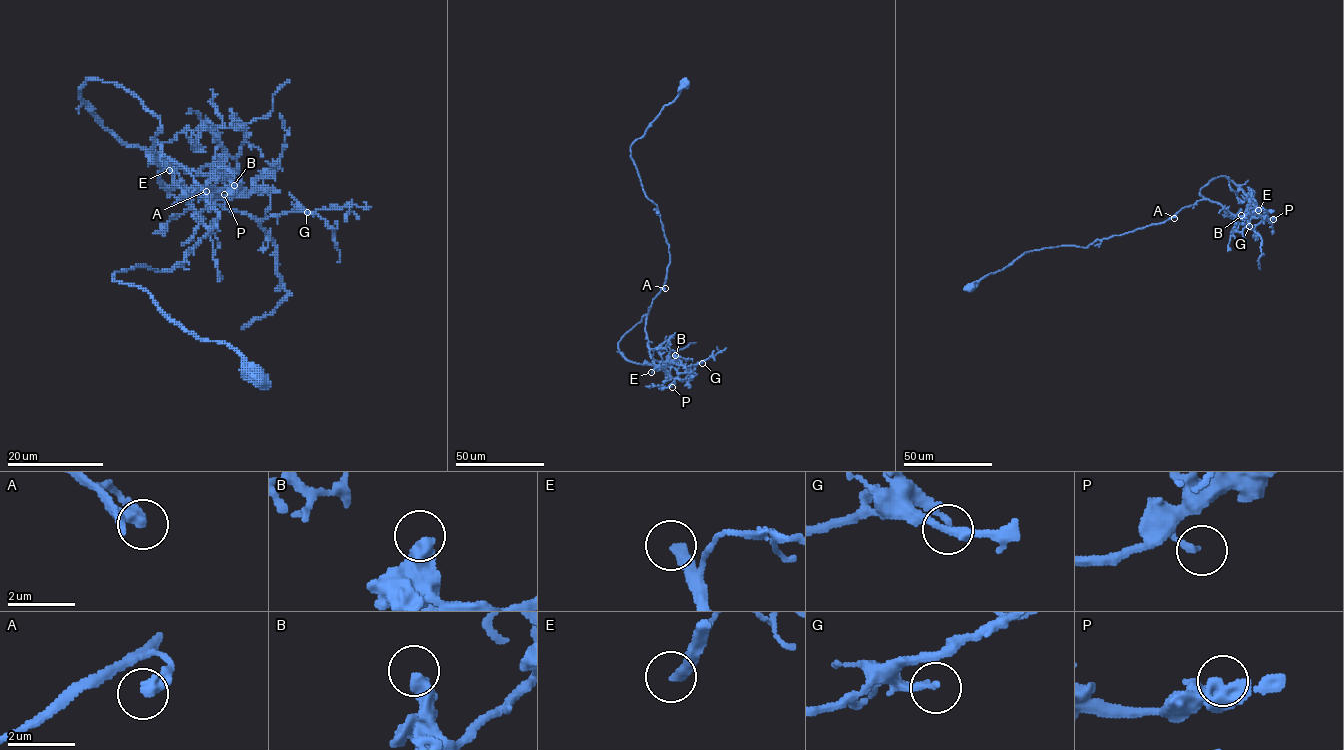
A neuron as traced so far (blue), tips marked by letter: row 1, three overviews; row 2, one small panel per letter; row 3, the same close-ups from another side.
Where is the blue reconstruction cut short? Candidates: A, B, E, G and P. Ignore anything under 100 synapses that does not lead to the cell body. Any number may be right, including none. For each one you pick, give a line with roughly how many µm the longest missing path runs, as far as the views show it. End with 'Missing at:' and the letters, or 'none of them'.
E: about 80 µm are missing
Missing at: E

